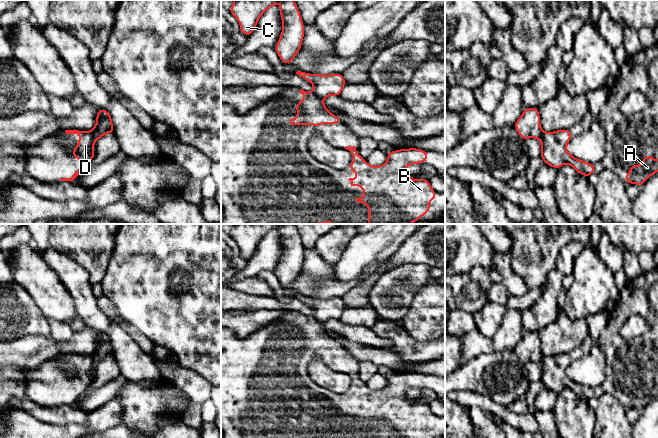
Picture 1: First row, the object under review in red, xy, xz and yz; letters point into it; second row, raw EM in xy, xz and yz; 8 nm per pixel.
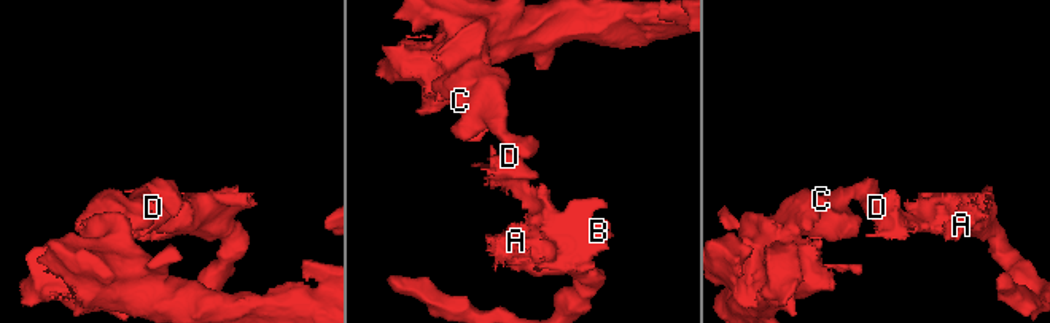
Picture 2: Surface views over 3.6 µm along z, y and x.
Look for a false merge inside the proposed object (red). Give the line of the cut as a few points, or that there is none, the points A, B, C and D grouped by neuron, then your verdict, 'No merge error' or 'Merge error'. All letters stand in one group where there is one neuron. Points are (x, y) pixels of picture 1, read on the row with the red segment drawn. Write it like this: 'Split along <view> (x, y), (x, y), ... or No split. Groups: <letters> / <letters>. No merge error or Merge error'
Split along xz (312, 91), (322, 100). Groups: A B D / C. Merge error

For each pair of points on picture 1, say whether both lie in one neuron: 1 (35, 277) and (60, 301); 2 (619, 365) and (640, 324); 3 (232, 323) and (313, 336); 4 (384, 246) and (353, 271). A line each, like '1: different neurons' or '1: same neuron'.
1: same neuron
2: same neuron
3: different neurons
4: same neuron

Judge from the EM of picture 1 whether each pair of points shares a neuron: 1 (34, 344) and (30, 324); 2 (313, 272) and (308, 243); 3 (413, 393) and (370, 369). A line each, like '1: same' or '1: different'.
1: different
2: different
3: different

